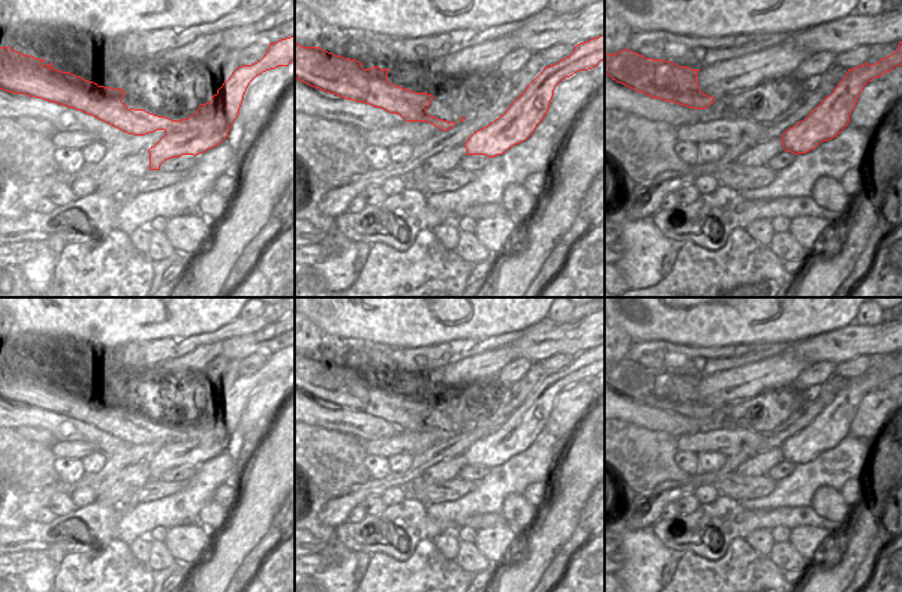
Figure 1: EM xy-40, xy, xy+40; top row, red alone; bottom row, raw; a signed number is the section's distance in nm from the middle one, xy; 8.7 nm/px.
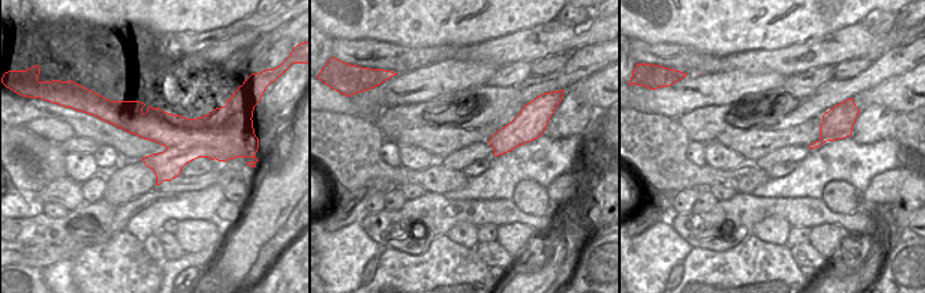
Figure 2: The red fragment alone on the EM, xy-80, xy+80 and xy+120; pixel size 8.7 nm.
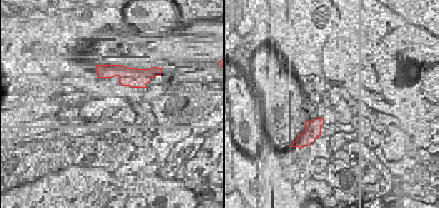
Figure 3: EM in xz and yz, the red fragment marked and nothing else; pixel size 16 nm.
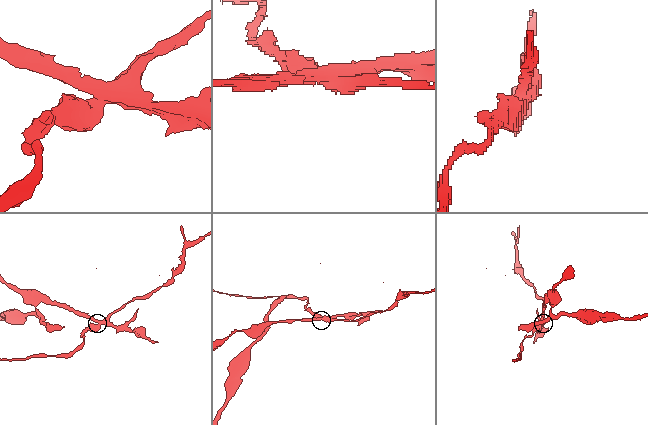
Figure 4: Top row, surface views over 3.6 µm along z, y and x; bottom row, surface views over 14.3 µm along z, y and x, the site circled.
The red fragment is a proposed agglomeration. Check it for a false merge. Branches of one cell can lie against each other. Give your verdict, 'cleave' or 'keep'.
cleave

